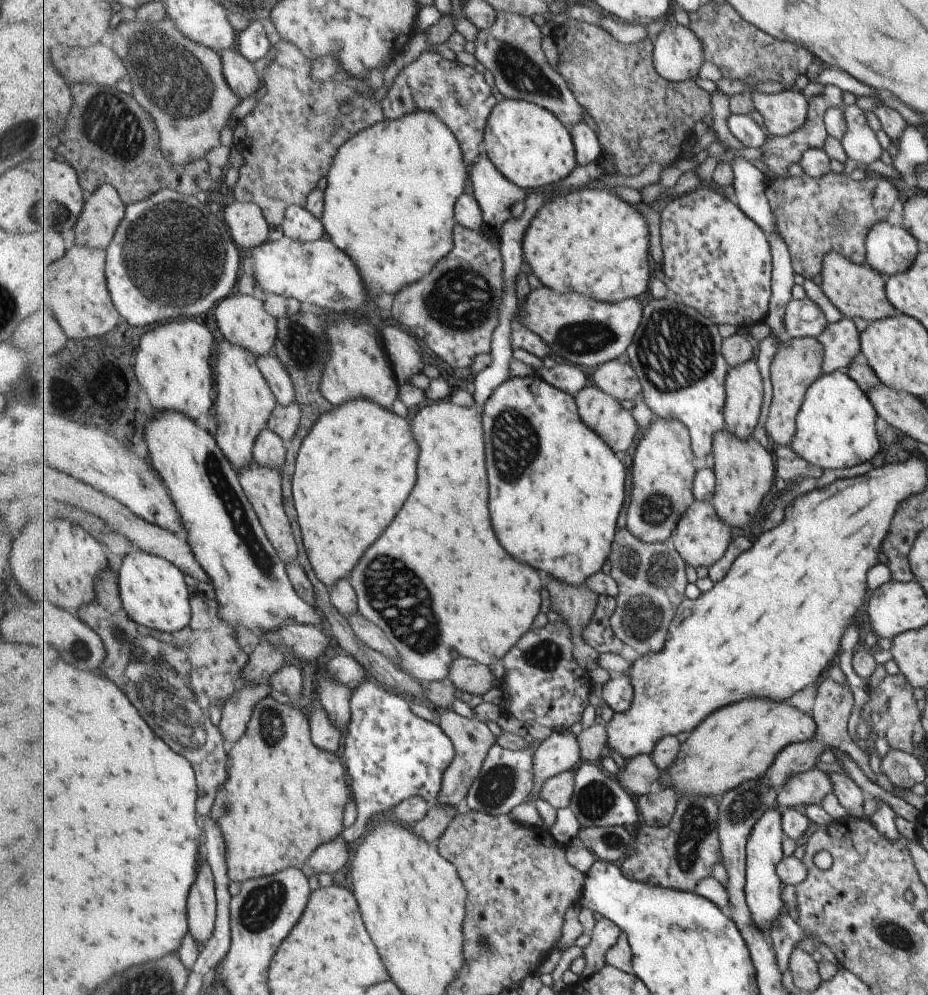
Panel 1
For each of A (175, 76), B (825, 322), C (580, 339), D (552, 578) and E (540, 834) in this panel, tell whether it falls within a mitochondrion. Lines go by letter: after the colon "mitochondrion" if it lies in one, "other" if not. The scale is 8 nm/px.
A: mitochondrion
B: other
C: mitochondrion
D: other
E: other

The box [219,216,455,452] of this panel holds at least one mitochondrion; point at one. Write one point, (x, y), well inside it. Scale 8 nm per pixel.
(305, 349)

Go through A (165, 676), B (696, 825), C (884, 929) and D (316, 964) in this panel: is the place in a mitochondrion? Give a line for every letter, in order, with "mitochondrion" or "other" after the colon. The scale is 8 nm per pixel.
A: mitochondrion
B: mitochondrion
C: mitochondrion
D: other

